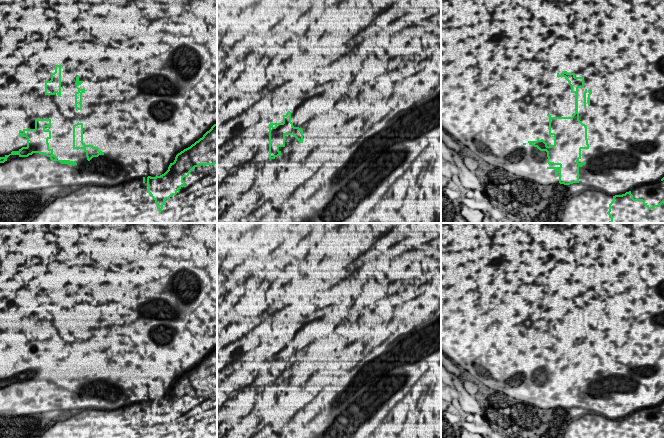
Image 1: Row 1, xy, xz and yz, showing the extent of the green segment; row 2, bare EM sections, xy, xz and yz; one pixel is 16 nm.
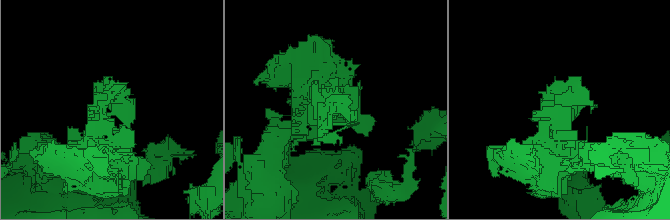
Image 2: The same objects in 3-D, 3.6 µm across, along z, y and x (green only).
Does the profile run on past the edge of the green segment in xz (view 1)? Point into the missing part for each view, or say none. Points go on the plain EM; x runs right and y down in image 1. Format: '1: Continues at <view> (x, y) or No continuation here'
1: No continuation here

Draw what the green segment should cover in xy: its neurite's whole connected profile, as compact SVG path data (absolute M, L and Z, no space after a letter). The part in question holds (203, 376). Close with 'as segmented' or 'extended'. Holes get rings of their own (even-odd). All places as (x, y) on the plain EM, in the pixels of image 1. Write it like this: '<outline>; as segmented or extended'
M217 347L202 362L178 377L164 398L134 402L110 411L83 410L55 423L40 438L217 438Z; extended

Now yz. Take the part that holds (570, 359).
M563 295L557 301L564 301L571 310L571 317L575 318L575 336L571 341L549 341L549 361L554 360L554 368L547 368L537 361L536 365L528 365L529 369L547 376L547 387L554 390L547 393L555 394L555 401L559 407L570 409L579 407L579 392L586 386L579 387L581 374L589 373L587 350L579 344L578 313L584 312L584 301L576 301L575 297Z; as segmented

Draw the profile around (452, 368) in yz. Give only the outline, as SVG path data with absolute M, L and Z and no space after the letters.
M441 352L441 364L447 369L450 374L458 376L464 385L464 380L462 379L461 373L462 369L456 365L449 357Z

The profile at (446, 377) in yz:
M441 364L441 381L450 386L451 388L455 389L455 386L452 381L451 374L447 371L447 369Z

